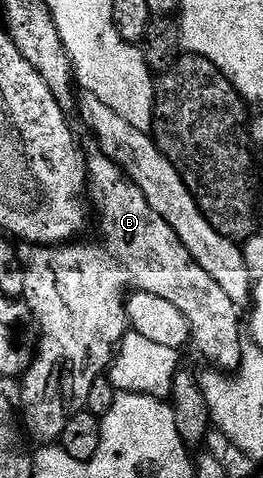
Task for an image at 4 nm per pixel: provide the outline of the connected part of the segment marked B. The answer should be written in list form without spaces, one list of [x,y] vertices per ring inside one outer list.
[[[102,151],[96,152],[96,157],[91,155],[87,159],[87,180],[90,200],[94,208],[96,205],[103,212],[103,245],[64,243],[52,247],[24,244],[19,249],[19,259],[25,271],[23,297],[33,311],[41,334],[35,362],[21,378],[24,405],[21,421],[30,436],[32,433],[37,440],[43,441],[39,443],[58,442],[69,419],[86,410],[89,387],[108,372],[120,341],[129,332],[125,300],[128,291],[152,293],[161,299],[169,299],[169,303],[189,319],[192,334],[196,338],[207,337],[207,357],[215,361],[216,370],[234,371],[243,361],[245,329],[239,326],[240,306],[235,305],[233,299],[225,295],[225,290],[197,264],[193,255],[185,251],[185,243],[181,243],[173,227],[149,207],[149,199],[145,199],[142,191],[127,178],[122,167]]]

